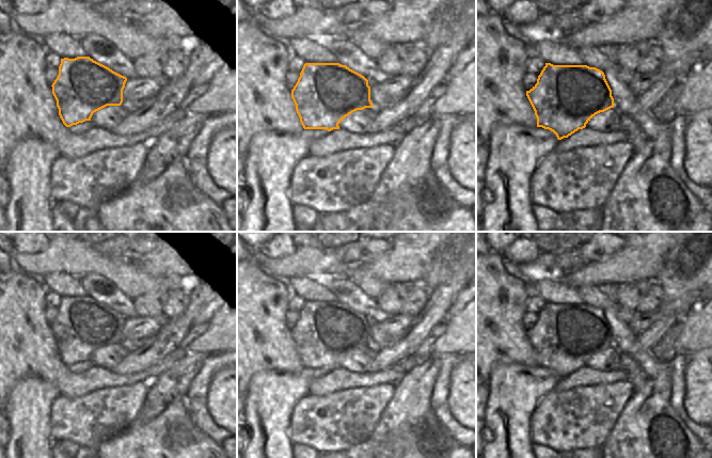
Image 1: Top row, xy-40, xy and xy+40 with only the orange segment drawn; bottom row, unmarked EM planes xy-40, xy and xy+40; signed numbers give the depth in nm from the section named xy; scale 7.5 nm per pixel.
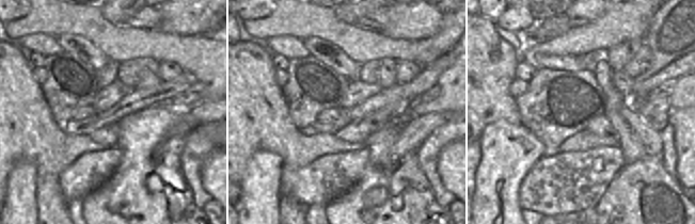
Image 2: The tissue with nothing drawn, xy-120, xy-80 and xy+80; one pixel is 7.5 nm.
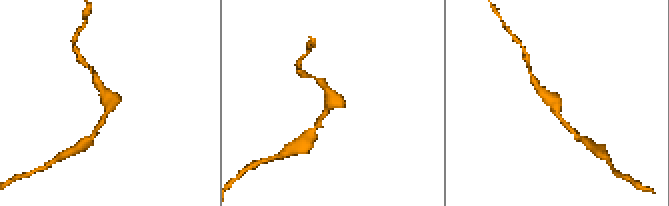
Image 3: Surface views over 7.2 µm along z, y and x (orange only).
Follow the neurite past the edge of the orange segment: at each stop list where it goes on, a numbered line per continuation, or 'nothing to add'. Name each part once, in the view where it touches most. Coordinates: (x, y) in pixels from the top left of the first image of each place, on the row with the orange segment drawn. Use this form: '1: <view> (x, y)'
nothing to add.

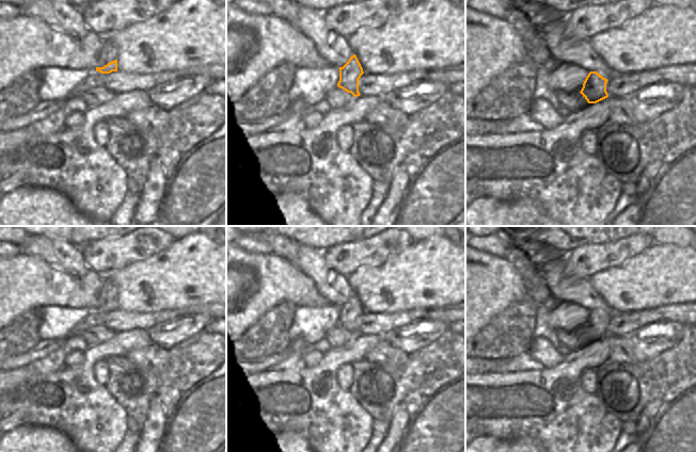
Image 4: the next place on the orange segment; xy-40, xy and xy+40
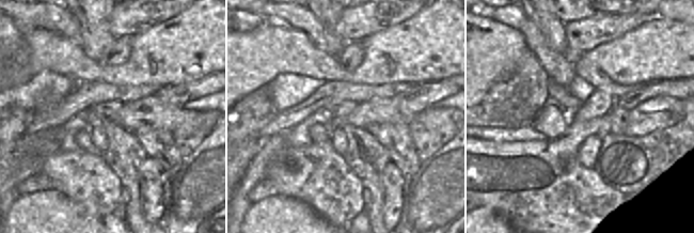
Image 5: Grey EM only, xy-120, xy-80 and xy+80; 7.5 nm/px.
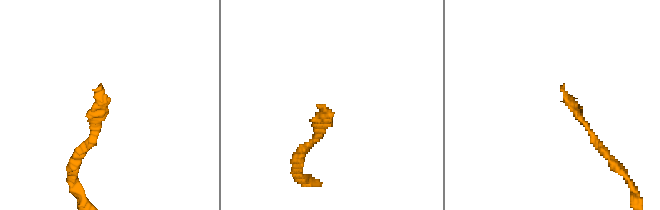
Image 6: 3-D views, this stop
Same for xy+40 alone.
nothing to add.

